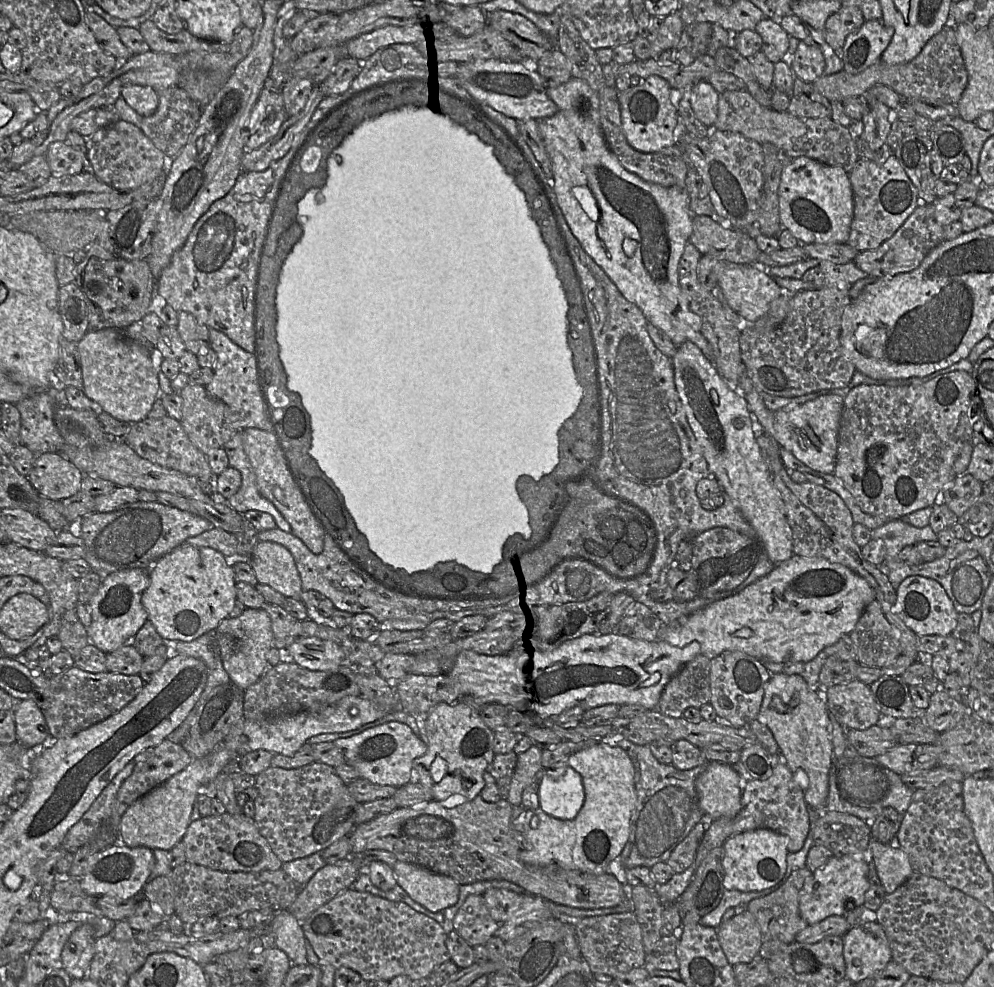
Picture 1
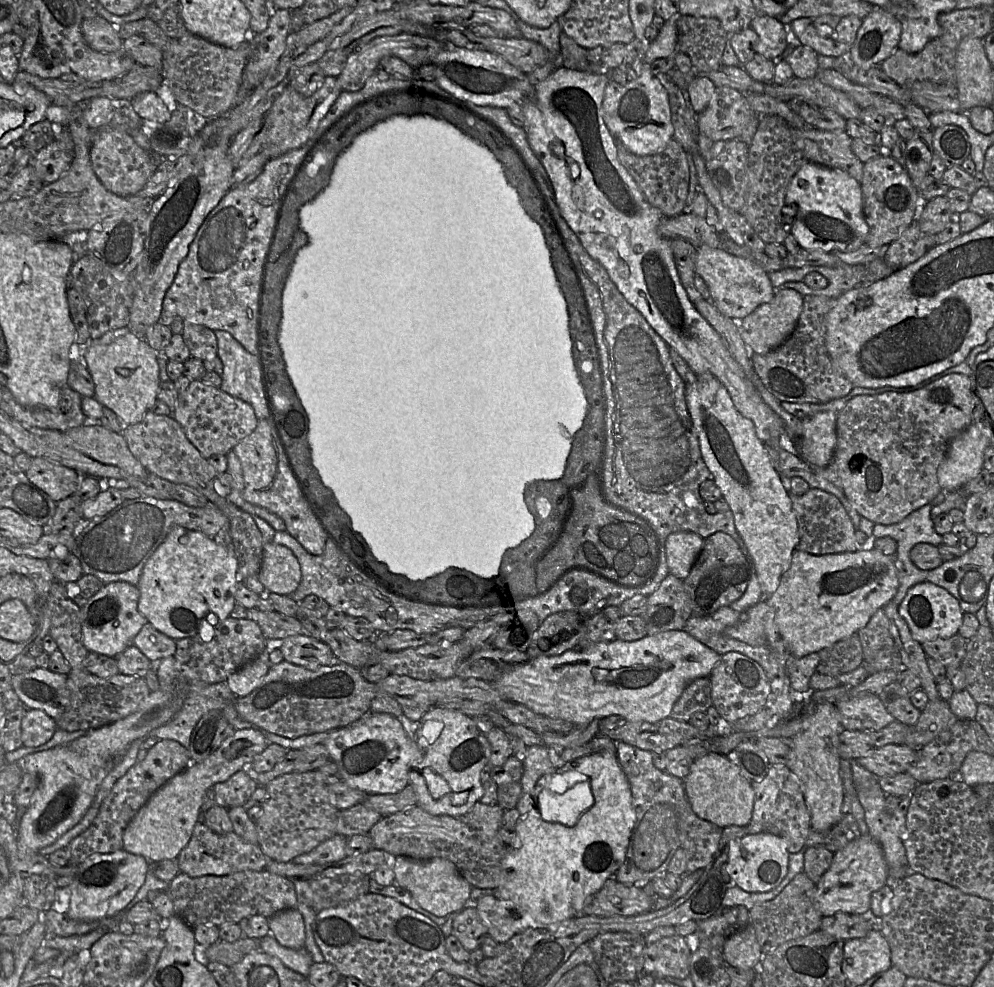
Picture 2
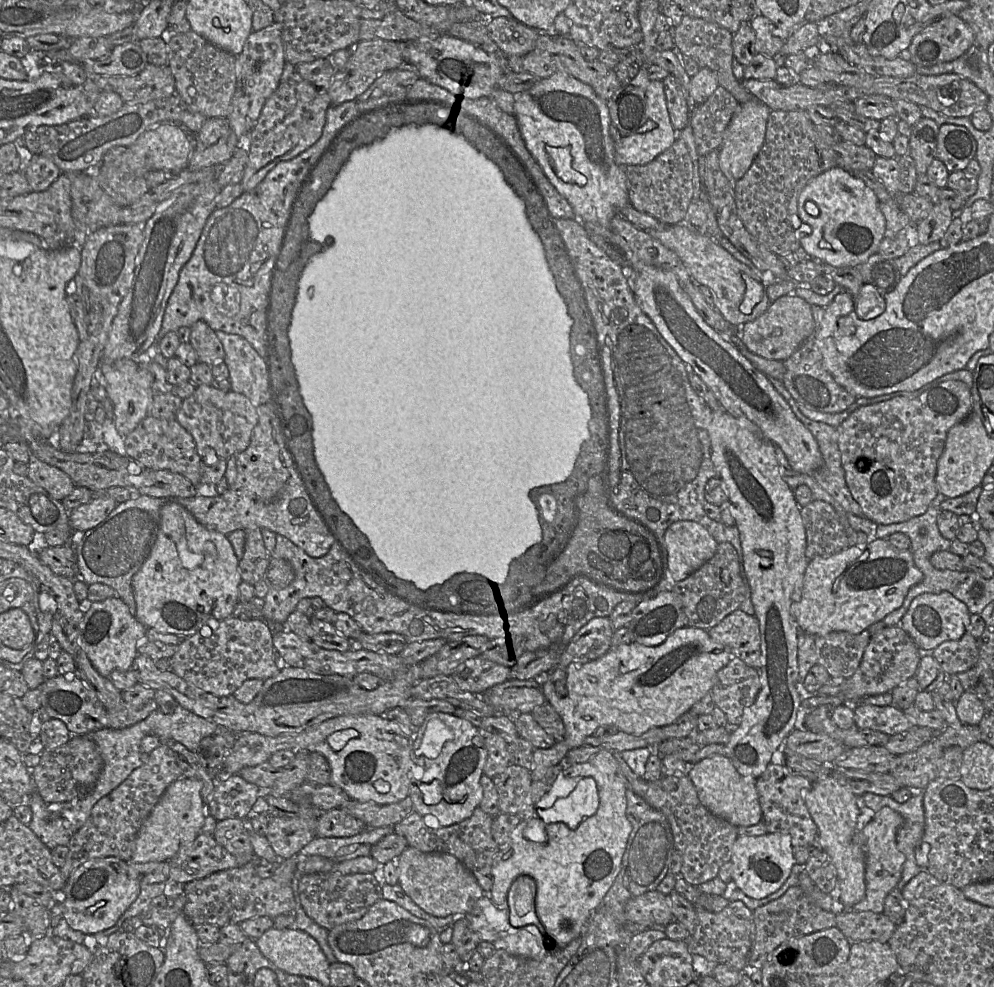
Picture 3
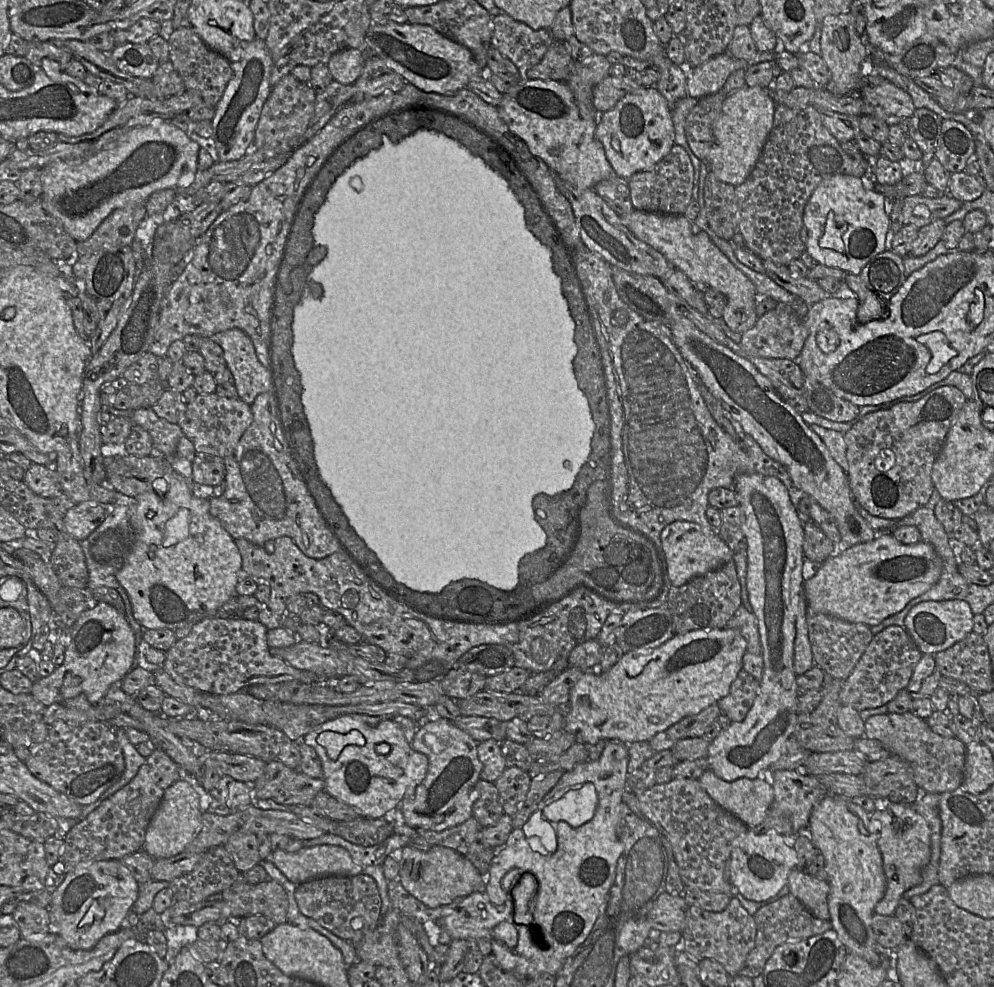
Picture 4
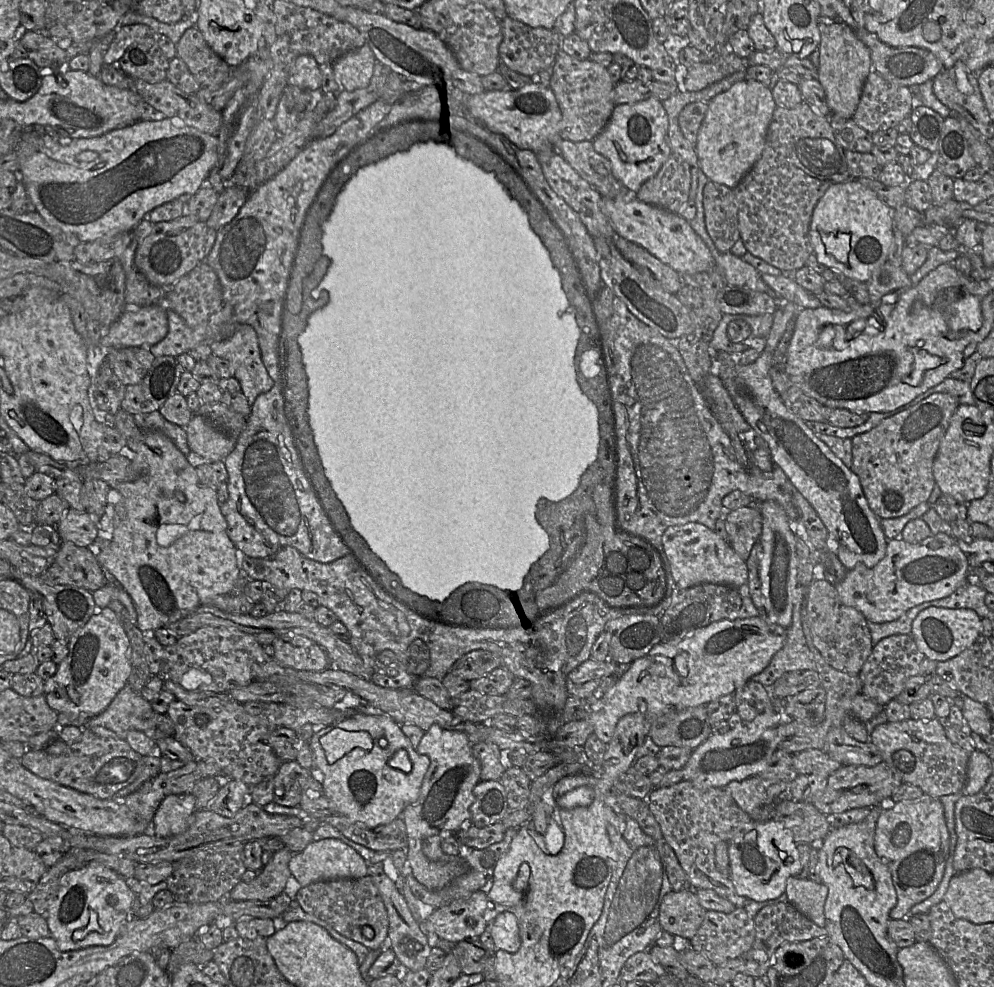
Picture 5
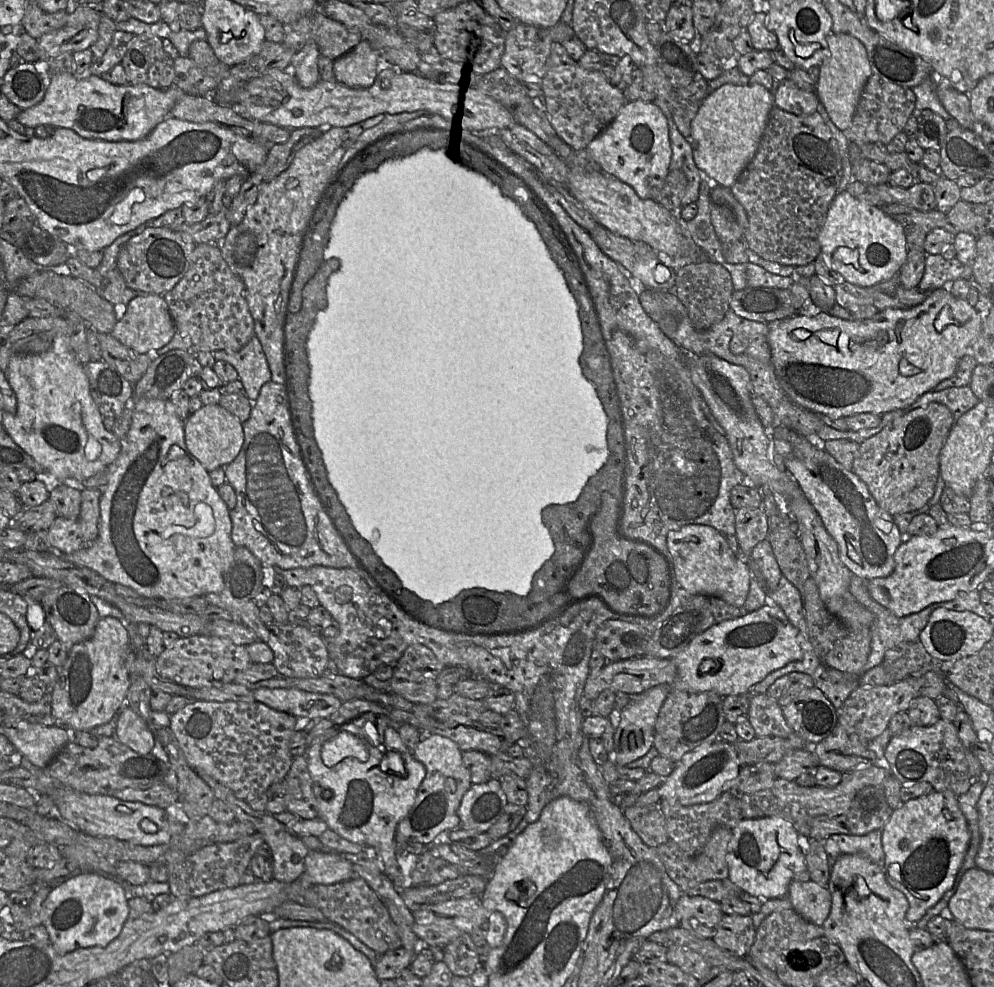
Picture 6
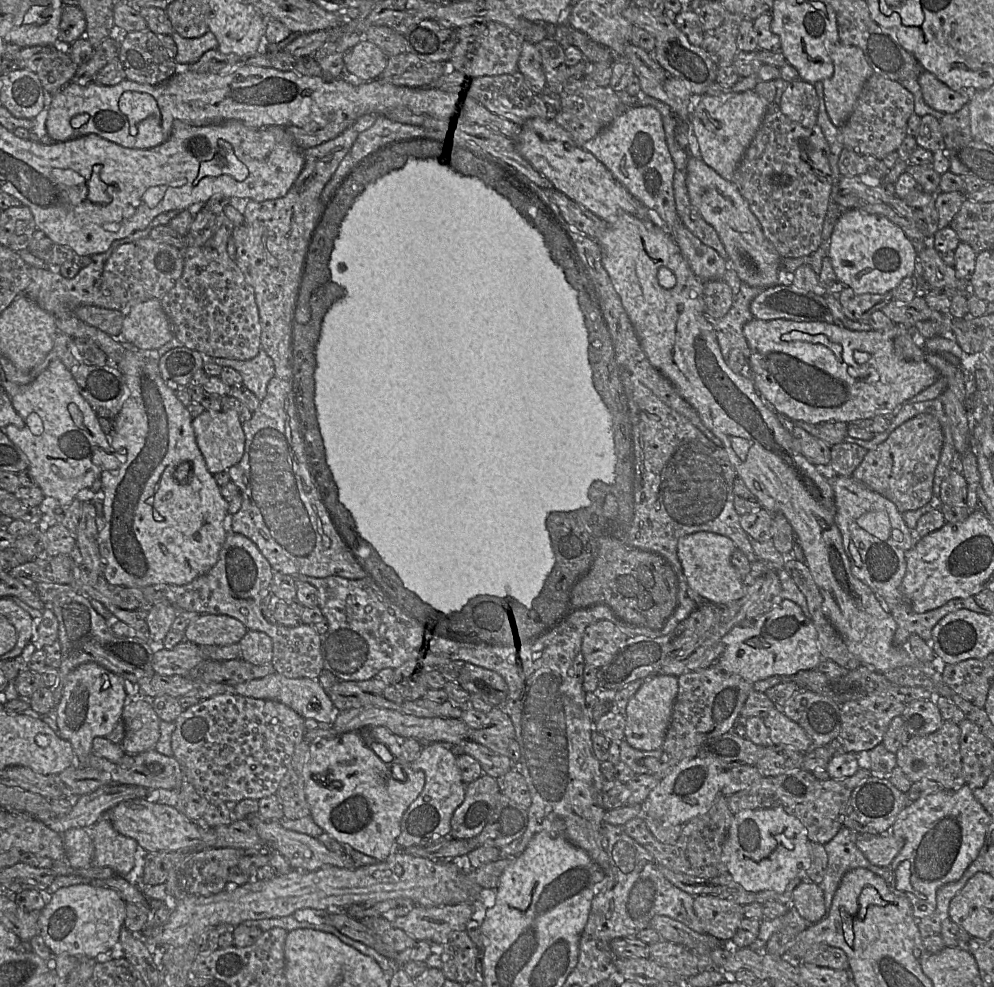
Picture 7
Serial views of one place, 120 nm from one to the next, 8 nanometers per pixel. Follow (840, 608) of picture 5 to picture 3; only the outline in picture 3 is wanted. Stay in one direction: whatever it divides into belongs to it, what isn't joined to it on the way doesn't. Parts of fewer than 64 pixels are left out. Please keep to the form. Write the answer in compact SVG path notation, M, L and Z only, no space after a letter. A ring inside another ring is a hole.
M868 630L858 634L839 631L815 636L814 642L819 665L823 666L831 677L850 678L858 669L871 635Z

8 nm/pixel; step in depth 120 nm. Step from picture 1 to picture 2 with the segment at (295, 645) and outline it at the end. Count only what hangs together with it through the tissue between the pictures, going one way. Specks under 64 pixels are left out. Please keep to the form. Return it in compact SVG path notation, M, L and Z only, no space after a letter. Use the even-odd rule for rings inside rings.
M294 635L281 641L280 650L285 661L308 670L333 665L336 658L330 647L312 636Z

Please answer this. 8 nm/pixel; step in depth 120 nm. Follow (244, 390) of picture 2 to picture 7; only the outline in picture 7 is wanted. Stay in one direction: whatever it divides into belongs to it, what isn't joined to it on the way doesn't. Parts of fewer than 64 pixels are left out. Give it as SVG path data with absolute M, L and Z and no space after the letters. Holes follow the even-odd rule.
M264 350L250 360L236 360L216 357L212 359L221 367L231 367L242 377L242 384L251 391L259 401L267 393L268 382L275 377L275 368L272 359Z

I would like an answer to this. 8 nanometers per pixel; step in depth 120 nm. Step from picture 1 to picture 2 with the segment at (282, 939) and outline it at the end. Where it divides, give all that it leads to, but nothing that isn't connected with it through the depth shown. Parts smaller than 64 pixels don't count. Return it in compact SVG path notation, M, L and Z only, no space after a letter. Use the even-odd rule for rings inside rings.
M287 909L273 915L269 929L280 945L294 950L305 948L304 920L298 910Z

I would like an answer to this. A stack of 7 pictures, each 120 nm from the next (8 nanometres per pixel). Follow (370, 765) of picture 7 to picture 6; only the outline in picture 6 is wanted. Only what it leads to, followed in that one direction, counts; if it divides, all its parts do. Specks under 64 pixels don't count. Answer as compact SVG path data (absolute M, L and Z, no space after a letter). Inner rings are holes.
M367 713L339 727L333 727L313 739L306 751L306 760L314 782L318 817L343 838L373 847L384 861L385 874L398 890L412 887L411 877L403 875L398 863L396 831L399 822L407 816L416 801L426 769L407 749L393 722L386 716ZM366 722L376 727L372 739L365 735ZM386 752L401 754L405 775L399 776L386 770Z

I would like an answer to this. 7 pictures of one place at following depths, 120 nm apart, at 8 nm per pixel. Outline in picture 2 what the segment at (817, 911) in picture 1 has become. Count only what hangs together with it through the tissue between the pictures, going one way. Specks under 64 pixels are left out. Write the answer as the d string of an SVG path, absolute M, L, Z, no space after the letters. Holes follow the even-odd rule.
M861 835L834 853L829 869L816 884L815 907L825 916L837 912L864 914L871 911L871 896L887 884L889 869L881 846L870 835Z

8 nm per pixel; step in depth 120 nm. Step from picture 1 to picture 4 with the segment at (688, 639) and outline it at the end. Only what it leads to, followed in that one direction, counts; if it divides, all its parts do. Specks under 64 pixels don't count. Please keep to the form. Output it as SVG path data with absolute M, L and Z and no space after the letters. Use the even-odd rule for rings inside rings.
M891 532L877 533L872 541L851 546L840 555L829 557L818 564L814 575L804 581L804 596L808 608L813 612L871 627L899 613L911 600L930 590L940 575L941 560L931 545L923 541L905 545L896 540Z

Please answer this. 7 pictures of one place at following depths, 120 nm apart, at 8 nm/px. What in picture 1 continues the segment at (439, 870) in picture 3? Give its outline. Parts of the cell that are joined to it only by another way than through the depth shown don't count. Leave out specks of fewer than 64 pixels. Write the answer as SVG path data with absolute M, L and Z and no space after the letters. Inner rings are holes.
M402 861L395 863L393 872L409 897L431 912L440 912L458 901L460 885L451 877Z

